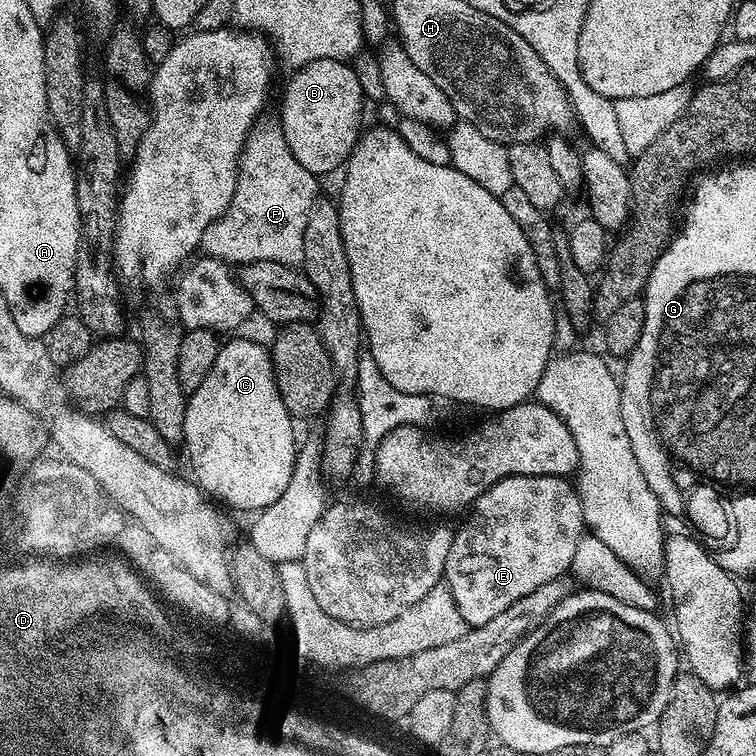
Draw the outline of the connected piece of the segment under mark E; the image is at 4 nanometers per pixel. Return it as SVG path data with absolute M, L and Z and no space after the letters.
M507 476L502 478L494 486L490 486L476 500L475 504L471 505L470 513L472 517L465 522L459 529L455 529L452 545L450 546L450 554L444 563L443 579L446 581L446 586L450 590L453 598L457 602L469 600L472 604L481 604L484 608L489 608L489 613L498 613L505 611L512 603L518 602L524 596L538 590L542 585L550 583L551 580L559 580L567 573L572 565L574 550L578 546L581 536L585 535L586 525L584 522L584 507L580 501L580 493L574 487L571 479L562 476Z

